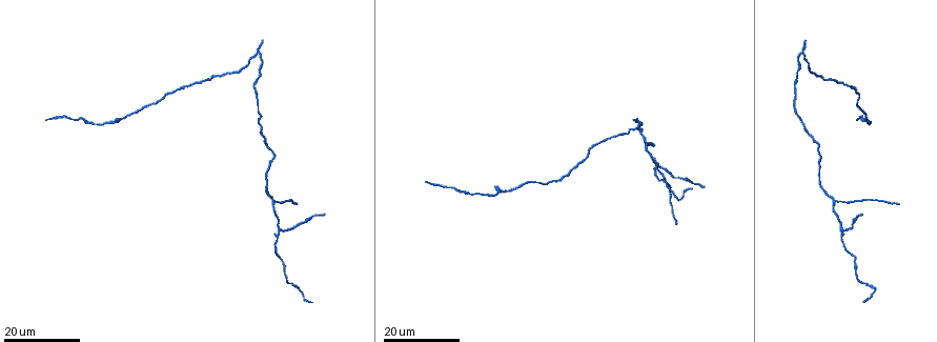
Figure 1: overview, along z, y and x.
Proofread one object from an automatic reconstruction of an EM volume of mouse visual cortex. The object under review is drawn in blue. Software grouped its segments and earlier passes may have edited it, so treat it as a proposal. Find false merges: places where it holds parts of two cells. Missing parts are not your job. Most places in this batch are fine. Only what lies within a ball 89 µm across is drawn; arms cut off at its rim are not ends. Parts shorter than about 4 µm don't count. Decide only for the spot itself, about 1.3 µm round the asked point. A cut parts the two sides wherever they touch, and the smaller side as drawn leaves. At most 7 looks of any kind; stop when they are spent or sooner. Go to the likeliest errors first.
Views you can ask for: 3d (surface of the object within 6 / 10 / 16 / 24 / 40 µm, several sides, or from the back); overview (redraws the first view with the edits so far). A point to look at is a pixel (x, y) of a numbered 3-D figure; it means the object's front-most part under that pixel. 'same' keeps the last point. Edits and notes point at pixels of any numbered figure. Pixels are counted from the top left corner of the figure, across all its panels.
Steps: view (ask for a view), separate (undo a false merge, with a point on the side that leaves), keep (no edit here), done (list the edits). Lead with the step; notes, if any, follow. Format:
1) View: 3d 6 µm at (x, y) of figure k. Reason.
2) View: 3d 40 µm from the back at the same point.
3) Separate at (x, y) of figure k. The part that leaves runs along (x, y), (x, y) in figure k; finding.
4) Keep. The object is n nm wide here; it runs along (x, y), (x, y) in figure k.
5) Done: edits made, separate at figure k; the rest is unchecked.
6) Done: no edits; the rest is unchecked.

View: 3d 16 µm at (835, 201) of figure 1.

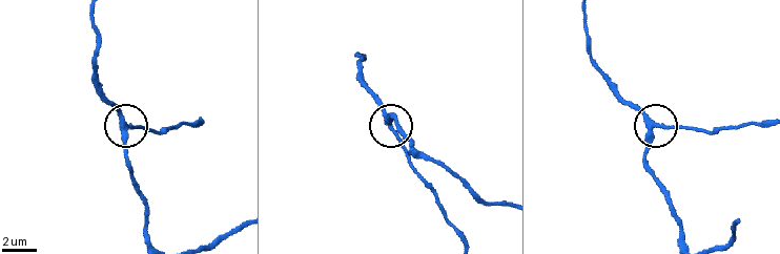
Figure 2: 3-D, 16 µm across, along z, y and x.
View: 3d 10 µm at (122, 128) of figure 2. Closer look.

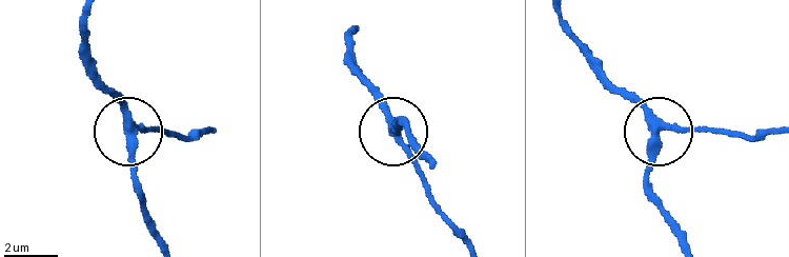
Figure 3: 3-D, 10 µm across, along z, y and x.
Keep. The side arm is 21 µm long; 3 arms meet here; all the same cell.

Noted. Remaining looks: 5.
View: 3d 16 µm at (660, 165) of figure 1. Branch point.

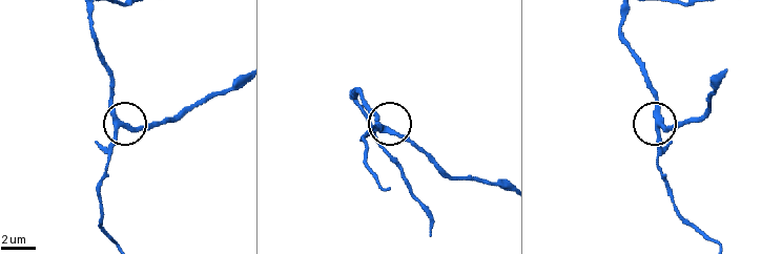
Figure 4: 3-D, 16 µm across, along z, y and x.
View: 3d 6 µm at (118, 124) of figure 4.

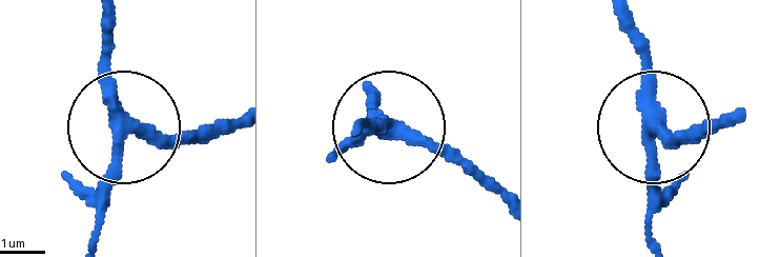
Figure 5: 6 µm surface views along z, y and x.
Keep. It runs along (371, 91), (371, 113), (480, 177) in figure 5; all the same cell.

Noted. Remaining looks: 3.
View: 3d 16 µm at (497, 195) of figure 1. Calibre changes.

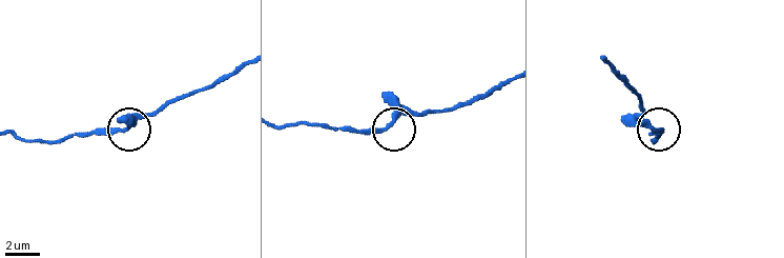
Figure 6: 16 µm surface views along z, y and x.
View: 3d 6 µm at (124, 130) of figure 6.

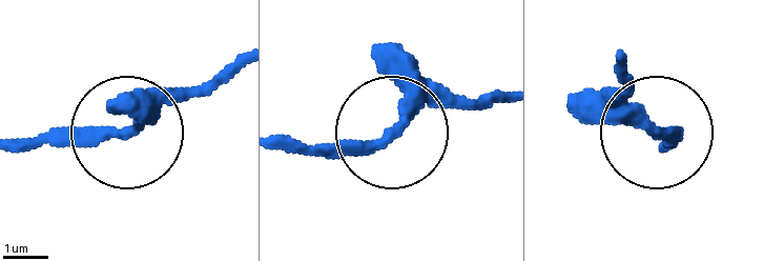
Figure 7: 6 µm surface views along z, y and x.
Keep. It runs along (241, 57), (127, 133), (15, 137) in figure 7; one cell here.

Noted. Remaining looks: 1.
Done: no edits; the rest is unchecked.

